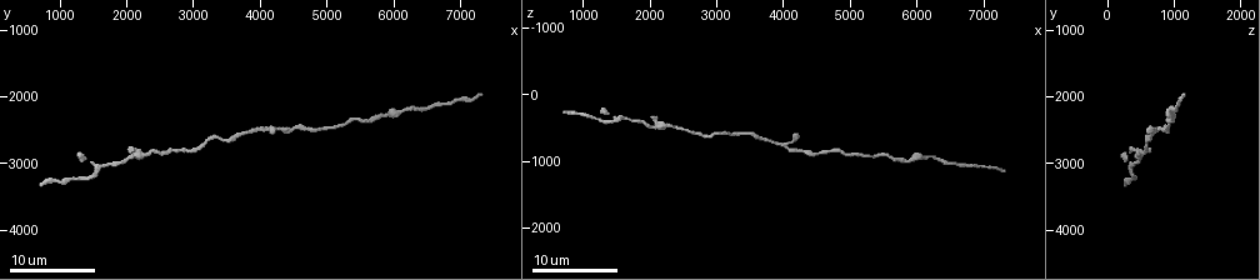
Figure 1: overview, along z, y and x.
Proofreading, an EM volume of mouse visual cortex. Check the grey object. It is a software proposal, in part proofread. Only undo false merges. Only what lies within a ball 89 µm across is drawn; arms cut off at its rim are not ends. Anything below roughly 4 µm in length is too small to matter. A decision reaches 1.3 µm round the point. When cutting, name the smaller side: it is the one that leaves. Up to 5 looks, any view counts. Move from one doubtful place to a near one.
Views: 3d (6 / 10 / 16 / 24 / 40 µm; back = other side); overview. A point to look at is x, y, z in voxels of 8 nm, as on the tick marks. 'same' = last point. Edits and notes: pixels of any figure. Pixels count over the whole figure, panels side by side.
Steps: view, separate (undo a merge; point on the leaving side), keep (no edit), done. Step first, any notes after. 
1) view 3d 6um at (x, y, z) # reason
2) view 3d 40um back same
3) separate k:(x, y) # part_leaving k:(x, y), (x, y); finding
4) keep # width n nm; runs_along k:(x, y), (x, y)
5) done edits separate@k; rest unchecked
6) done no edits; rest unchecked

view 3d 10um at (3950, 2500, 750) # arms part here

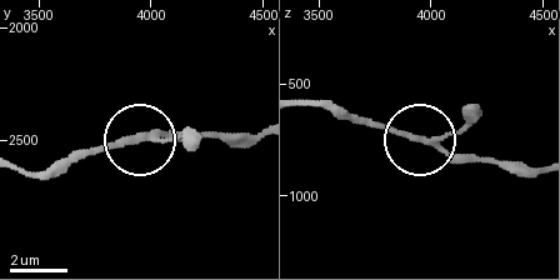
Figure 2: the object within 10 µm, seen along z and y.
keep # arms 3; continuous, no second neuron

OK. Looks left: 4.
view 3d 6um at (2100, 2950, 500) # thick turns thin

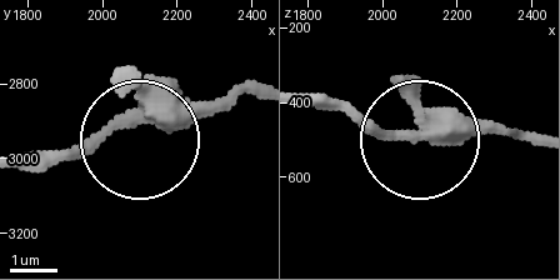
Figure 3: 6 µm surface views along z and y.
view 3d 6um back at (2050, 2900, 480) # from behind

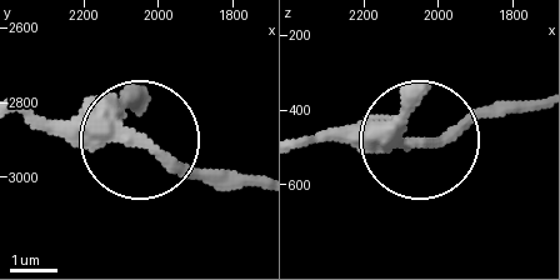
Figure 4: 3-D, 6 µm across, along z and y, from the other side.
keep # continuous, no second neuron

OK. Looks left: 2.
view 3d 10um at (5850, 2300, 1000) # a narrow waist

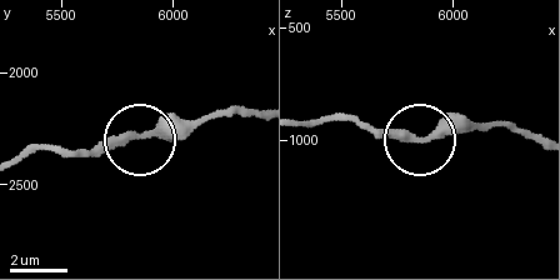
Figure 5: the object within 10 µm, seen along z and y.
keep # runs_along 5:(305, 121), (363, 121), (420, 136), (483, 129); one neuron here

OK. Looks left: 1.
done no edits; rest unchecked

